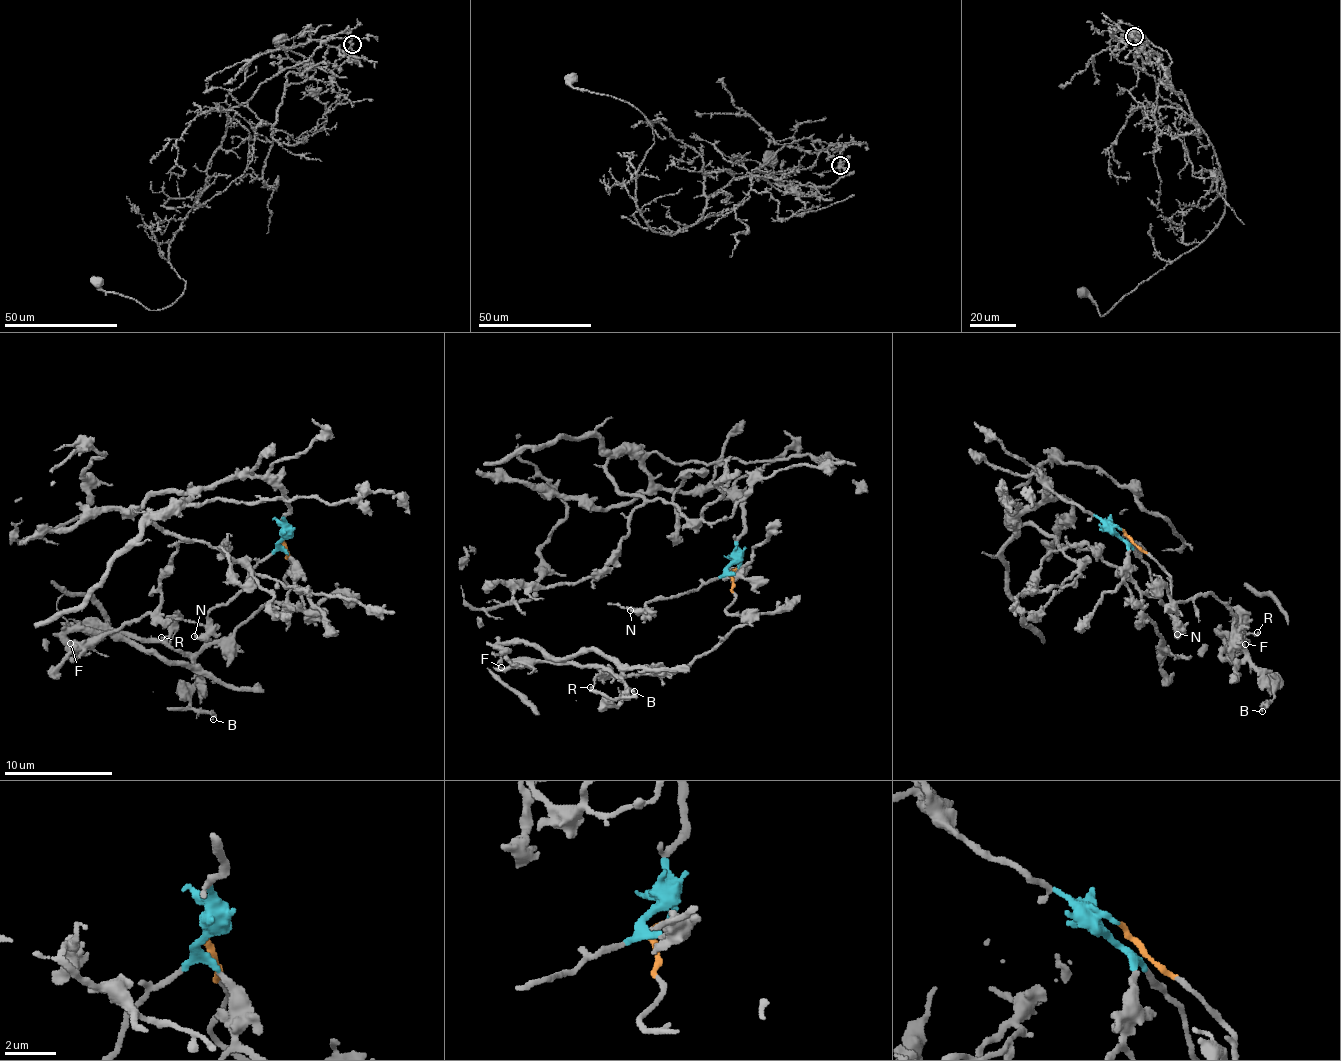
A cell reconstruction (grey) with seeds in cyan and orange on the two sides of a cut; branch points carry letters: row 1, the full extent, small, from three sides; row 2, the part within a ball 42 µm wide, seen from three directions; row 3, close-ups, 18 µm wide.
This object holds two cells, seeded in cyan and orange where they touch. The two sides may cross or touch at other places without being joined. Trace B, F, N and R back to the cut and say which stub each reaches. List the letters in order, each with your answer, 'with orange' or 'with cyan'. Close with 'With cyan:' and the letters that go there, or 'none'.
B: with orange
F: with orange
N: with cyan
R: with orange
With cyan: N

